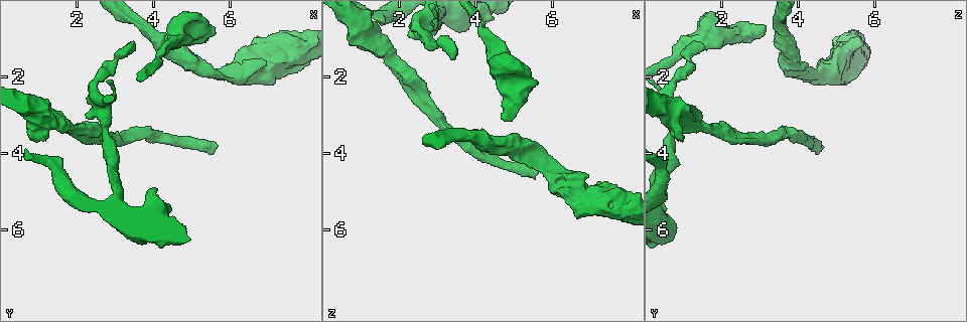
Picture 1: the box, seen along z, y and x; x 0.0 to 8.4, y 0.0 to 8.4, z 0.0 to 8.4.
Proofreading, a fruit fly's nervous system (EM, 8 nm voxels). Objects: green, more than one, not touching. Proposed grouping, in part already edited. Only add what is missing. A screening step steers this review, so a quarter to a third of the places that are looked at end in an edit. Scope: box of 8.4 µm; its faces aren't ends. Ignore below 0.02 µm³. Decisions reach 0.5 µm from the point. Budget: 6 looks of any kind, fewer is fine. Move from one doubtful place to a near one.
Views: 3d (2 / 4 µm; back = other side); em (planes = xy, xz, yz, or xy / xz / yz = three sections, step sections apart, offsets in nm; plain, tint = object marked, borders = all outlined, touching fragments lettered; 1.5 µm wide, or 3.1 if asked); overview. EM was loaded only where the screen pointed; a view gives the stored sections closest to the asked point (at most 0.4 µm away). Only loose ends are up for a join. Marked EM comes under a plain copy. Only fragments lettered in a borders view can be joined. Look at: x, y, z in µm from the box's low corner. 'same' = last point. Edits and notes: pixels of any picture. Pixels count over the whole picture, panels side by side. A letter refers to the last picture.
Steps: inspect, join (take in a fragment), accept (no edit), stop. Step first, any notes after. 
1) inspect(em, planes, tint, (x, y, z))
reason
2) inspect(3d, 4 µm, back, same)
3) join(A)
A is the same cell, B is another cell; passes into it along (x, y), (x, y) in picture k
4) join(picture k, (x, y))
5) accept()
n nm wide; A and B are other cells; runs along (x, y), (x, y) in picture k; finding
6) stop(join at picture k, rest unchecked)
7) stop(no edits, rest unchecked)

inspect(3d, 2 µm, (6.70, 1.15, 5.65))
free end

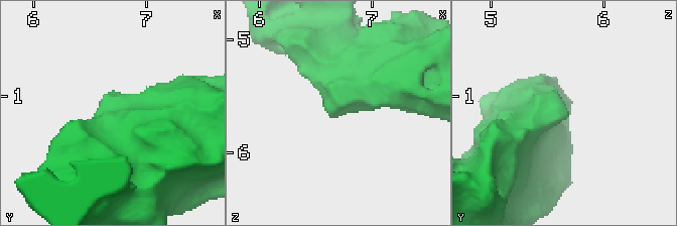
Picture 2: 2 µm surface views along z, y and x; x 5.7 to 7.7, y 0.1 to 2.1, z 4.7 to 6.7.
inspect(em, yz, step 8, tint, (6.64, 1.16, 5.68))
need the tissue

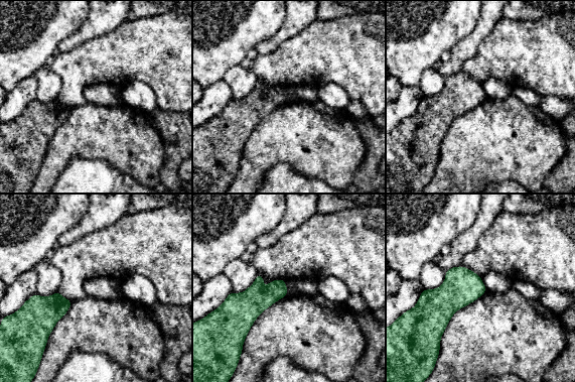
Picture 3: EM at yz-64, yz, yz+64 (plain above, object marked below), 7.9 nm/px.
inspect(em, planes, borders, same)

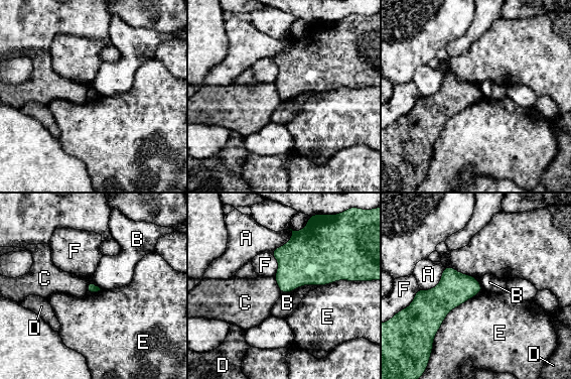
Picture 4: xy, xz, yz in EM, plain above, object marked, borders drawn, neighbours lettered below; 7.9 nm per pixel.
accept()
A, B, C, D, E and F are other cells; border along (317, 285), (303, 284), (282, 294) in picture 4; none of them fits

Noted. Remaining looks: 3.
inspect(em, yz, step 8, borders, (3.40, 1.25, 1.55))
branch stops here

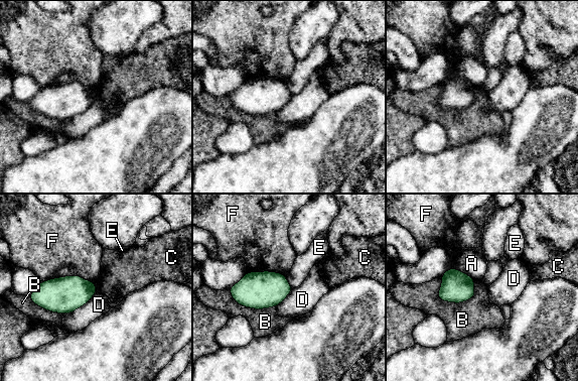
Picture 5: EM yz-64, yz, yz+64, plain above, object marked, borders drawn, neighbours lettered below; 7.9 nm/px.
inspect(em, planes, borders, same)
another direction

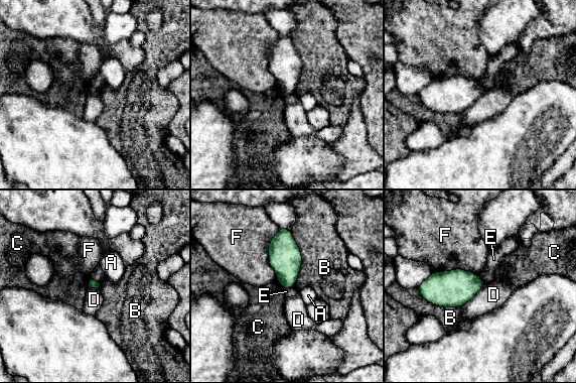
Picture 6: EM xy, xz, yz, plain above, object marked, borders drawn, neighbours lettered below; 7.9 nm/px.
accept()
A, B, C, D, E and F are other cells; none of them fits

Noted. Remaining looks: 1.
stop(no edits, rest unchecked)

